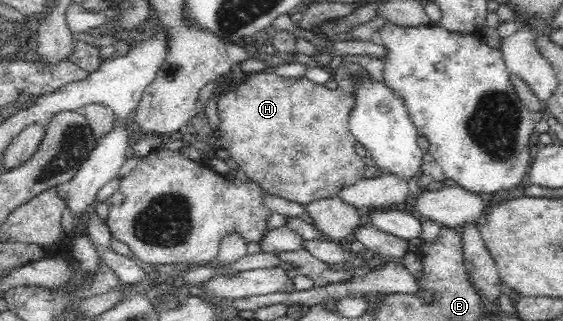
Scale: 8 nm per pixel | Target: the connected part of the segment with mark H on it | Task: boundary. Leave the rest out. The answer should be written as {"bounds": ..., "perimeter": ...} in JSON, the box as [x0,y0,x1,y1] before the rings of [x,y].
{"bounds":[216,71,366,206],"perimeter":[[[272,71],[250,74],[233,90],[220,94],[216,101],[219,118],[217,132],[219,133],[220,145],[228,151],[229,157],[238,163],[241,173],[258,183],[263,191],[303,206],[319,199],[333,198],[344,187],[350,187],[350,185],[354,185],[354,183],[360,181],[364,173],[364,167],[366,166],[362,160],[363,157],[358,155],[355,150],[357,139],[352,135],[349,128],[349,113],[352,105],[354,105],[352,96],[344,97],[344,93],[340,89],[331,90],[326,88],[324,84],[318,85],[312,83],[306,76],[283,77]]]}

